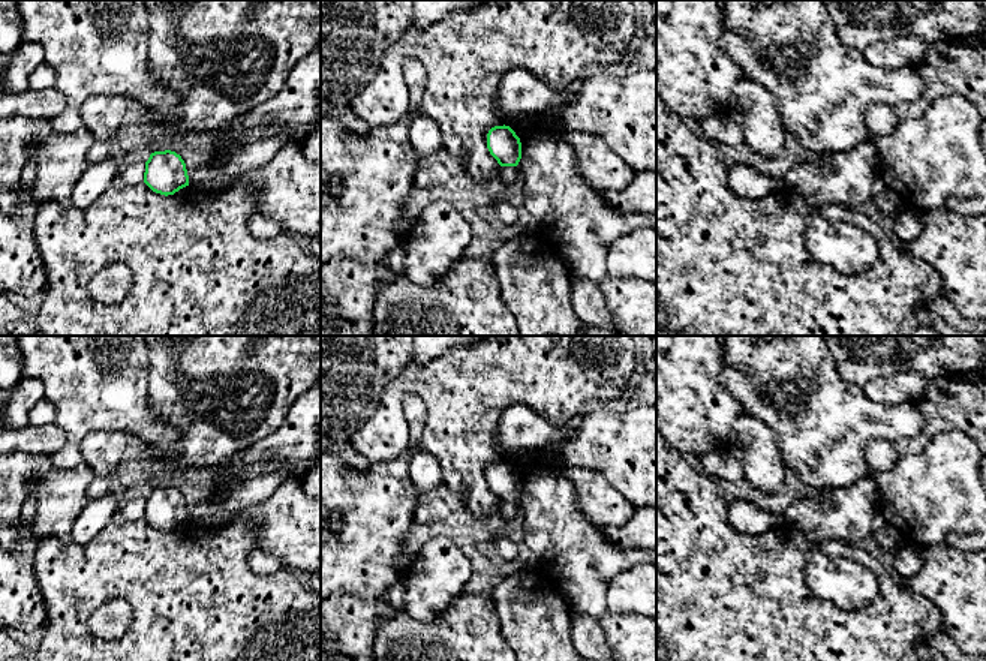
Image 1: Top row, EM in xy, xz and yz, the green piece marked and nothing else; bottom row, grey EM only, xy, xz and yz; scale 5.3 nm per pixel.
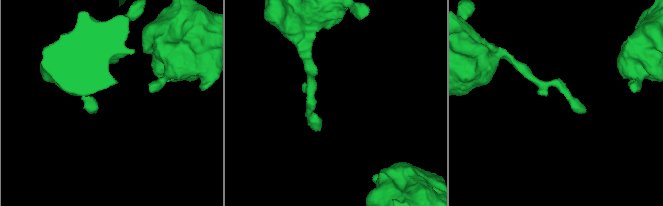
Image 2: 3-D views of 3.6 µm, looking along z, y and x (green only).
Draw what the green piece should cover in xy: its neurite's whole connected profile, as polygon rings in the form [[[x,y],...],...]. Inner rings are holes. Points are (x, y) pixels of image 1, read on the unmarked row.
[[[171,486],[151,489],[145,498],[144,519],[156,529],[174,531],[189,522],[184,496]]]

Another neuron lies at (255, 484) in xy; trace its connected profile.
[[[321,429],[315,456],[301,466],[276,463],[262,459],[235,475],[219,493],[211,493],[193,511],[189,520],[201,525],[222,526],[235,519],[241,511],[267,501],[276,489],[291,475],[303,478],[321,462]]]

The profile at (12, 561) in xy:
[[[25,499],[21,507],[19,537],[13,549],[0,546],[0,625],[31,633],[46,625],[43,594],[34,574],[36,541],[30,526],[36,504]]]

